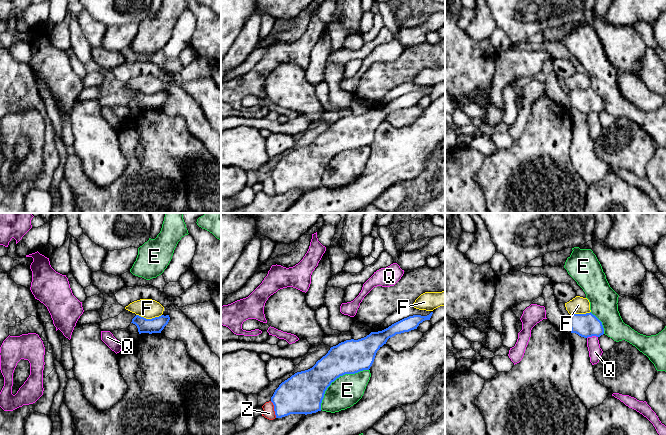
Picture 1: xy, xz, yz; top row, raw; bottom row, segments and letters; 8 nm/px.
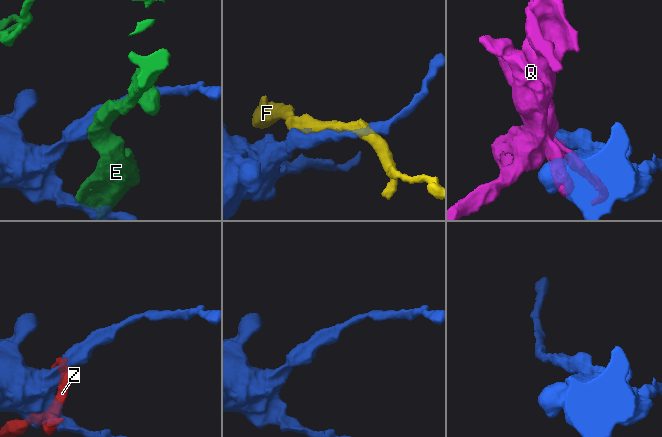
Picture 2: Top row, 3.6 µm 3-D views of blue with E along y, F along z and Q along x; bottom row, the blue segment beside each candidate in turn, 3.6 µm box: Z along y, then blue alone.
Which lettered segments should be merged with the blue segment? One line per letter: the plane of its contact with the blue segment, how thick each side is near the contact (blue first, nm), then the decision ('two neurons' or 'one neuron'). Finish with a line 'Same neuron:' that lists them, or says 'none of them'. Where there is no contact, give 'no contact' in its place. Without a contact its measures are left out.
E: xz | 280/240 nm | two neurons
F: xy | 130/160 nm | two neurons
Q: yz | 190/110 nm | two neurons
Z: xz | 320/90 nm | two neurons
Same neuron: none of them

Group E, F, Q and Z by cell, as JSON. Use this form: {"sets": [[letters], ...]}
{"sets": [["E"], ["F"], ["Q"], ["Z"]]}

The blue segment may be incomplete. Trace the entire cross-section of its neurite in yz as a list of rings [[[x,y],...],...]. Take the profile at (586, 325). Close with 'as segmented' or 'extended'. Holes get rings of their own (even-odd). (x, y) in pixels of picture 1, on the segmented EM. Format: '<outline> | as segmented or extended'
[[[591,312],[586,314],[572,314],[569,317],[571,333],[581,337],[600,337],[604,334],[602,322]]] | as segmented

